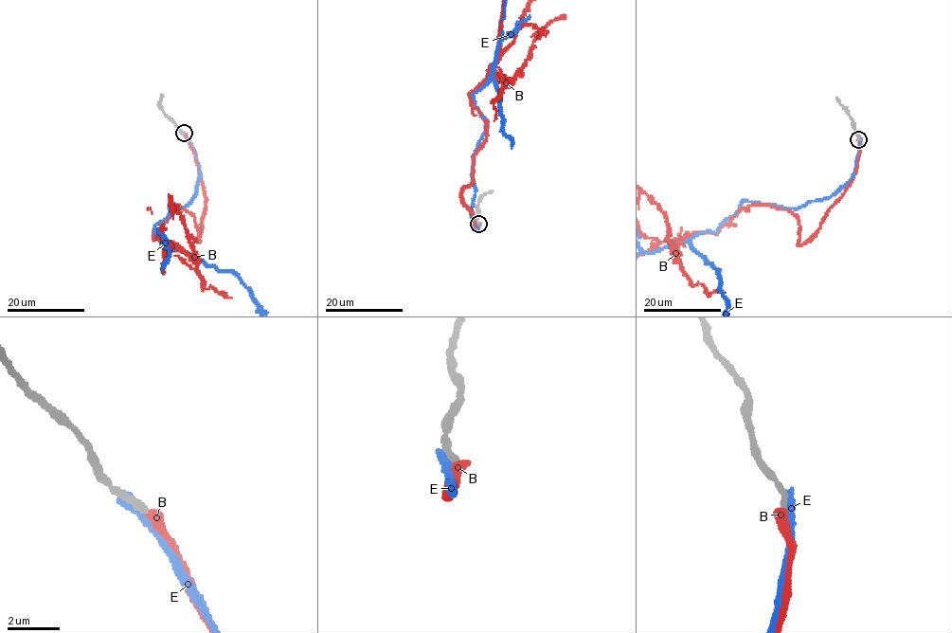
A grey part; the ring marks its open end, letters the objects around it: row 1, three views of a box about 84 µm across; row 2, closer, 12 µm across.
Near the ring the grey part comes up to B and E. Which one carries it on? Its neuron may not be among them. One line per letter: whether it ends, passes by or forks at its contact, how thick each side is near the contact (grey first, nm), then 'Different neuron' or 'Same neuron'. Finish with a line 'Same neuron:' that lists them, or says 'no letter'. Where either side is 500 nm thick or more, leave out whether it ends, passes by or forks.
B: It ends there. Thickness 280 nm (grey) against 360 nm. Same neuron
E: It ends there. Thickness 320 nm (grey) against 360 nm. Different neuron
Same neuron: B

